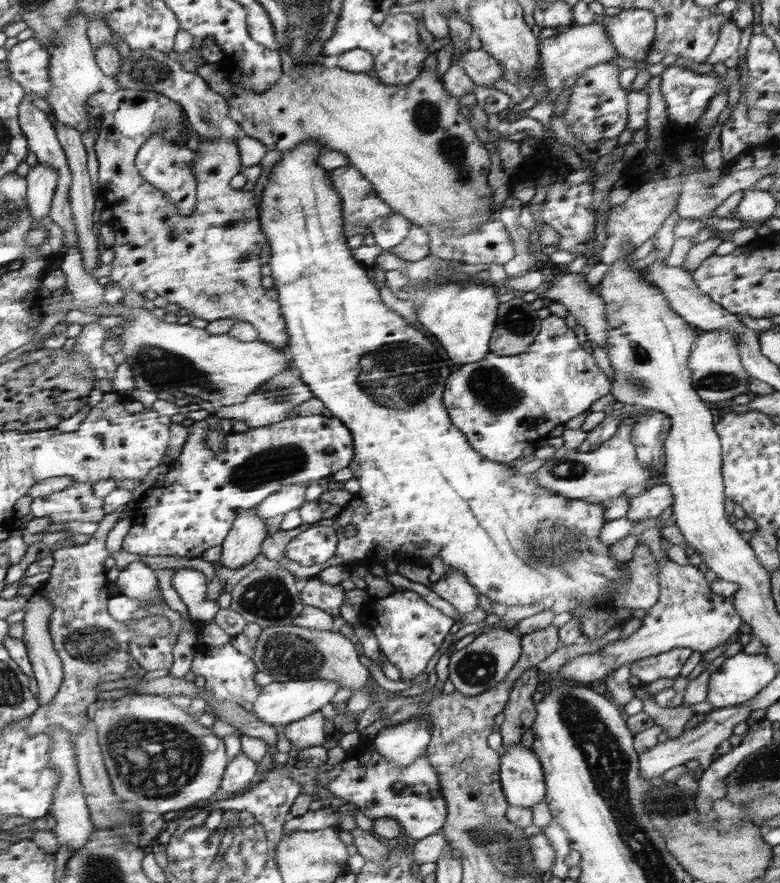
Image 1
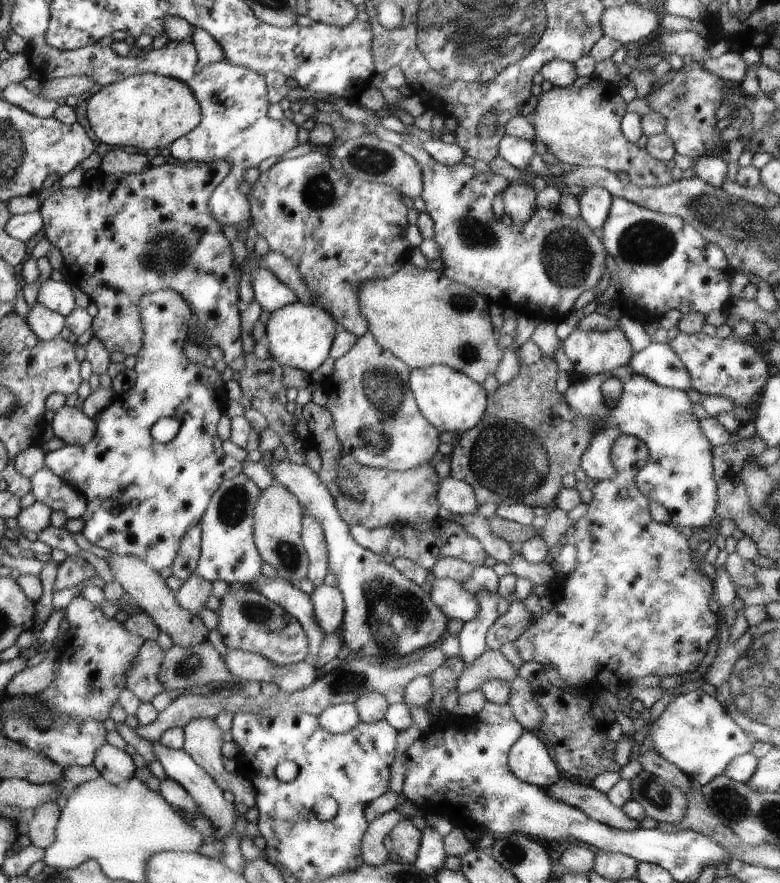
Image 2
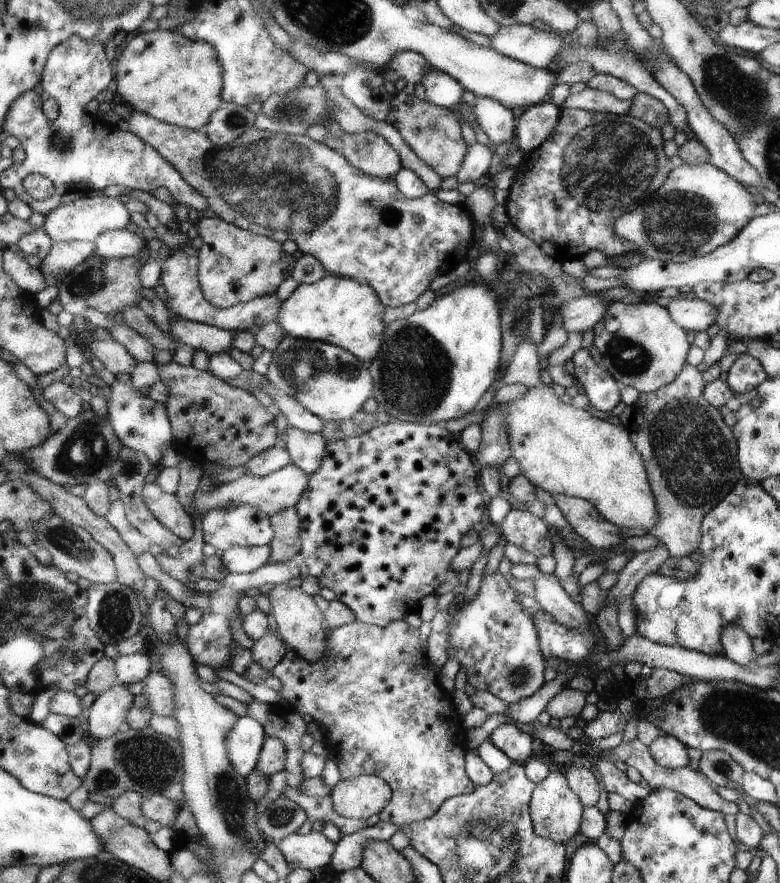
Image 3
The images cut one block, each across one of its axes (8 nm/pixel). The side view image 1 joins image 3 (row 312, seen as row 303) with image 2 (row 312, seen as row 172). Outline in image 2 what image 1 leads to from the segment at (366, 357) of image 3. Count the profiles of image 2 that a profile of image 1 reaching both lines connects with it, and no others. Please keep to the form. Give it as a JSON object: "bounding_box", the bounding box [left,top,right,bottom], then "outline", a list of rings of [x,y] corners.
{"bounding_box":[264,300,337,373],"outline":[[[298,300],[270,313],[265,325],[264,342],[271,357],[280,360],[282,367],[311,373],[329,357],[330,344],[334,344],[337,333],[334,319],[317,304]]]}

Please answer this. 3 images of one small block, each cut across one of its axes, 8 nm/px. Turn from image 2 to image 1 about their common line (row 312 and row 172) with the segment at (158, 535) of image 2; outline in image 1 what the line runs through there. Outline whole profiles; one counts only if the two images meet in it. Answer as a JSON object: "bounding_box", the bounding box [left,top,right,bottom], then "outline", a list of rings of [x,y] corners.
{"bounding_box":[135,133,196,217],"outline":[[[162,133],[151,134],[147,142],[140,147],[135,156],[135,166],[139,169],[144,180],[161,189],[168,200],[176,206],[181,217],[191,217],[196,210],[196,181],[195,173],[190,168],[190,162],[195,158],[192,146],[181,147],[167,141]]]}

